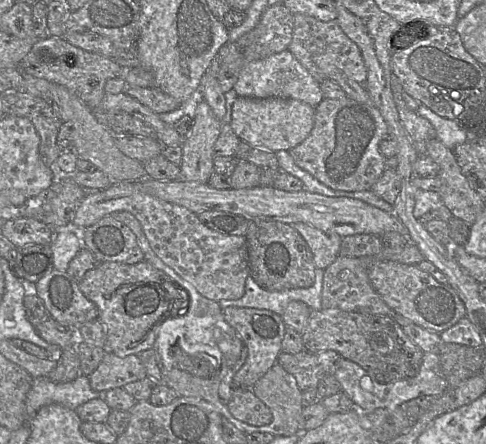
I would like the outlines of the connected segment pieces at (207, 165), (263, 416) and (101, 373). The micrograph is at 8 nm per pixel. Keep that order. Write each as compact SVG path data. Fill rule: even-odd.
M201 99L193 112L193 126L182 141L182 159L178 180L206 183L214 173L214 145L220 135L222 122L208 103Z
M236 387L226 406L236 419L253 426L267 425L272 420L270 409L250 388Z
M106 350L100 364L89 376L89 381L94 391L104 393L146 377L145 367L138 355L118 357Z

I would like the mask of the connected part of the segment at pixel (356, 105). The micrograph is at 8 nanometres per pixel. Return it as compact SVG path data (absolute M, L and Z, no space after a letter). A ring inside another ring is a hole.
M345 96L324 98L316 107L314 125L308 137L289 150L295 164L325 186L346 192L367 191L386 169L386 158L379 150L388 127L379 109Z

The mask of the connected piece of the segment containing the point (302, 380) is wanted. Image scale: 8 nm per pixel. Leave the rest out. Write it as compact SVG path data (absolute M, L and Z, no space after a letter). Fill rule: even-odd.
M306 350L297 354L288 354L282 351L278 356L277 363L294 376L302 391L317 388L319 382L326 375L317 359L317 354Z

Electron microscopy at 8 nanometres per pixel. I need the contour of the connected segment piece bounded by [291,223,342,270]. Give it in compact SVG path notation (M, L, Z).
M305 223L291 225L307 243L316 268L325 270L339 256L342 237L323 232Z

